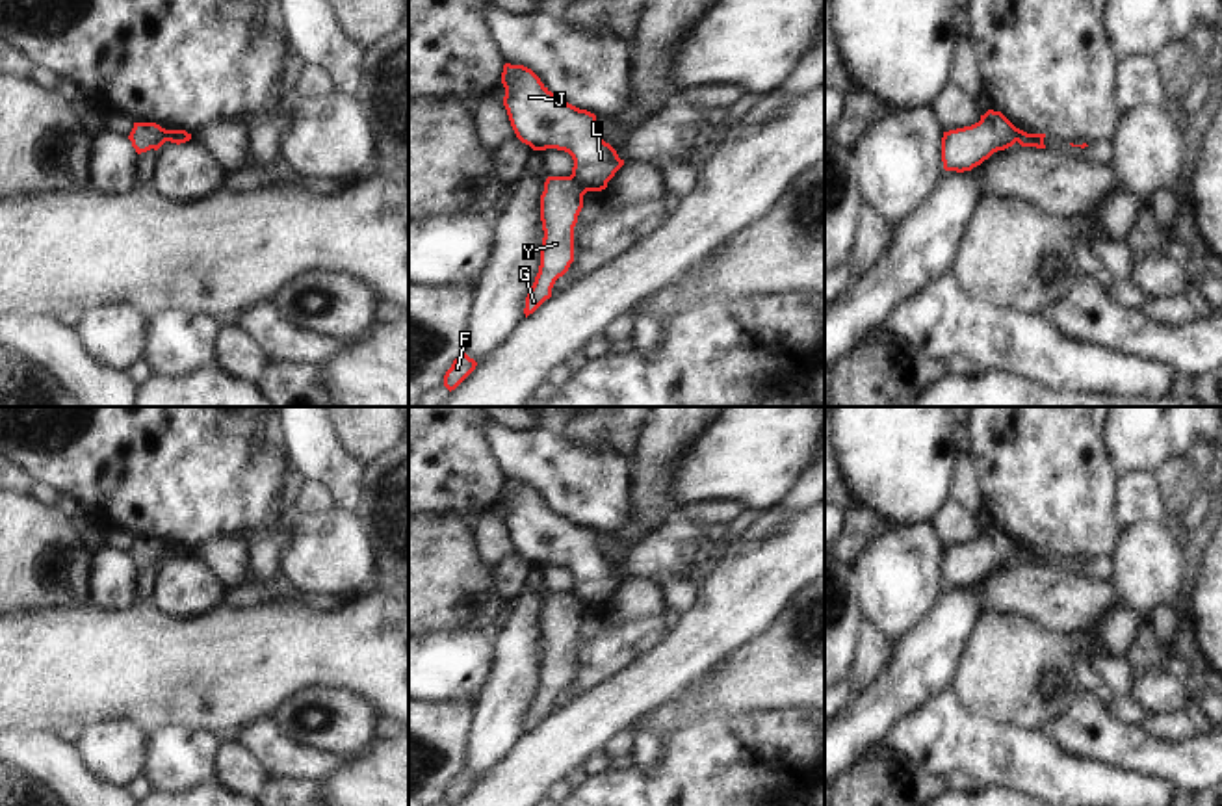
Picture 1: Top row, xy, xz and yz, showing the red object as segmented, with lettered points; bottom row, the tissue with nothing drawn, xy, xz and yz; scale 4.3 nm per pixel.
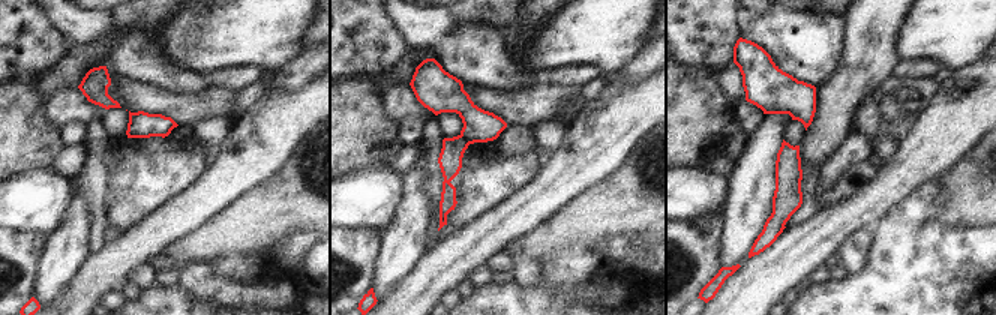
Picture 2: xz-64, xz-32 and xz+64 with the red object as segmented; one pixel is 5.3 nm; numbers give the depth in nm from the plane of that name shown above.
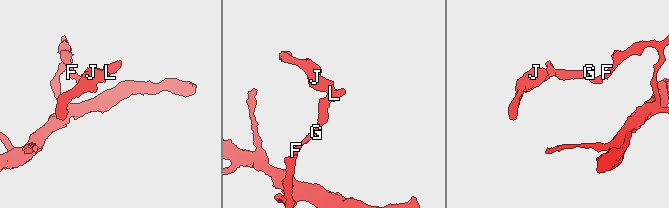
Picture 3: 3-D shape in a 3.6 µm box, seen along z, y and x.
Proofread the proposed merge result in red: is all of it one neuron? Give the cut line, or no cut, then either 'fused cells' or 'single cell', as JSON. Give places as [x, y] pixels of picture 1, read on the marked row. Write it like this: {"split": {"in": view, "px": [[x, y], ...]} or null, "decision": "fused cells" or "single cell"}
{"split": {"in": "xz", "px": [[571, 175], [587, 190]]}, "decision": "fused cells"}

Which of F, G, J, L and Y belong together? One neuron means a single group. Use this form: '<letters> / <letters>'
F G Y / J L

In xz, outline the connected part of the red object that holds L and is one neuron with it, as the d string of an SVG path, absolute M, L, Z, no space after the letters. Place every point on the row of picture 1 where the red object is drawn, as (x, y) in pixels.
M503 65L503 106L516 137L533 150L557 149L572 156L572 175L587 191L602 191L624 165L596 134L596 115L557 98L524 65Z

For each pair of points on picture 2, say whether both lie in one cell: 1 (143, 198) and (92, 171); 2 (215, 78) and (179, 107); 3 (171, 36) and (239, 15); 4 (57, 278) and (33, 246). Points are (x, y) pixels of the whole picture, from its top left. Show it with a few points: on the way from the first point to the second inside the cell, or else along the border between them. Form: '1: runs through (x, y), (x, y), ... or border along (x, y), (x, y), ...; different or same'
1: border along (107, 146), (104, 155), (107, 174), (105, 215); different
2: border along (209, 84), (236, 90); different
3: runs through (188, 36), (203, 36), (209, 32), (222, 30); same
4: border along (47, 239), (38, 260), (33, 290); different

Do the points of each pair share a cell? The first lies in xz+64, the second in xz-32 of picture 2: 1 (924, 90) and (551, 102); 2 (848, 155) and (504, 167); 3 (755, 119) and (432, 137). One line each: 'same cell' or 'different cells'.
1: same cell
2: different cells
3: different cells

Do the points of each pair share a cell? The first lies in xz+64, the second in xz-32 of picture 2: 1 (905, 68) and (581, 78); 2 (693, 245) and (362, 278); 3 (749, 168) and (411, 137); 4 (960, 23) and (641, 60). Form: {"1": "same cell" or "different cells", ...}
{"1": "same cell", "2": "same cell", "3": "different cells", "4": "different cells"}

